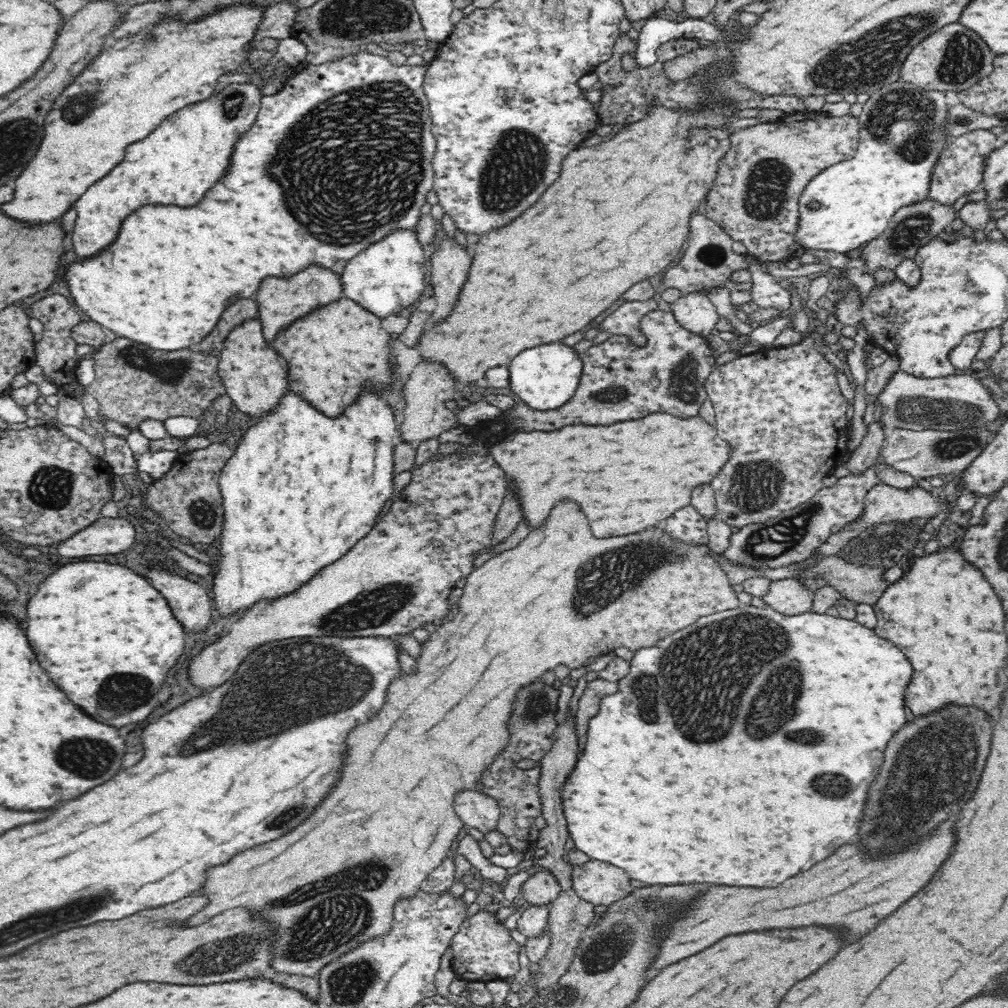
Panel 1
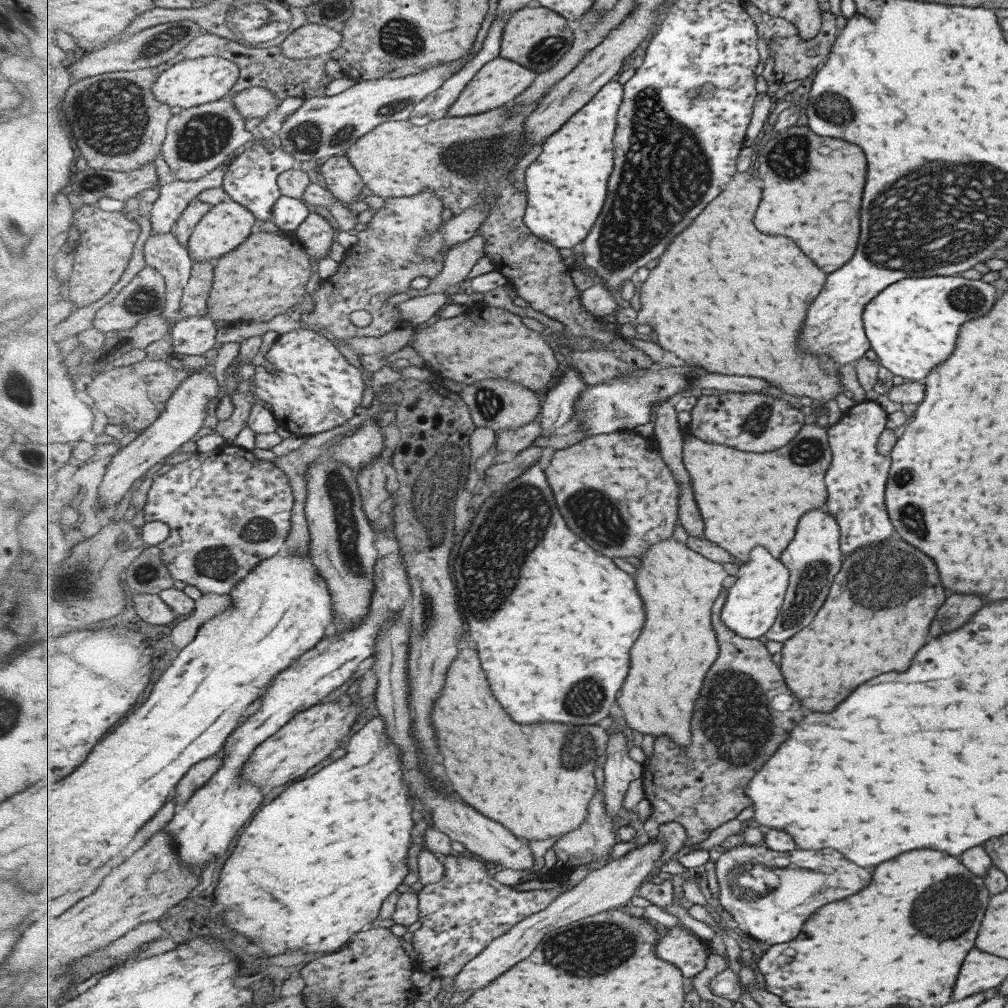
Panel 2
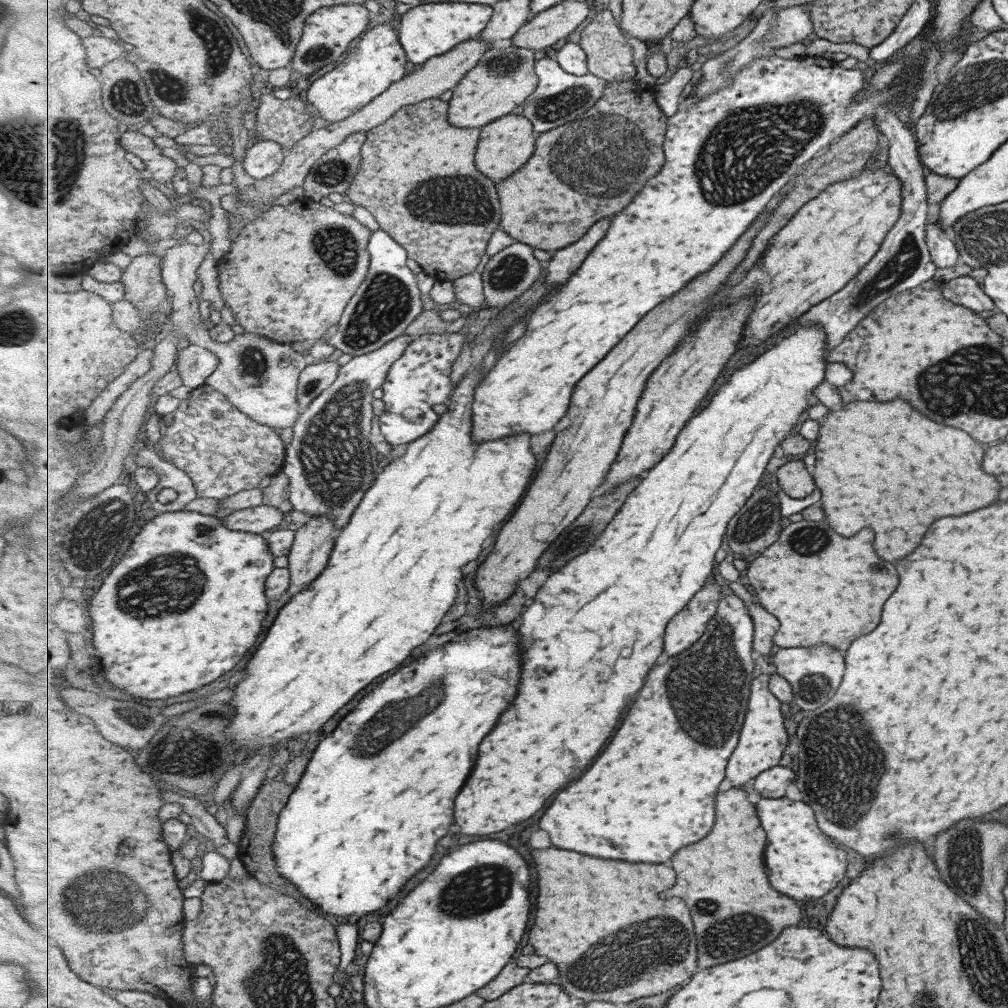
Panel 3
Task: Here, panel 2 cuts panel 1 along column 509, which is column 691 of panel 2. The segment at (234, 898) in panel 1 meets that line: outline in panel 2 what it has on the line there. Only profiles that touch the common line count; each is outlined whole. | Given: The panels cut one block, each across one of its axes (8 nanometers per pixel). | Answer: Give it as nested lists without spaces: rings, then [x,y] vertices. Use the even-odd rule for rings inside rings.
[[[675,538],[653,546],[649,554],[643,558],[643,564],[637,574],[637,584],[641,596],[647,604],[647,624],[633,646],[633,670],[629,674],[629,682],[625,682],[623,696],[619,698],[621,712],[627,726],[637,736],[650,734],[655,739],[669,736],[671,741],[681,749],[687,749],[693,743],[692,719],[696,713],[695,704],[701,696],[703,682],[720,656],[720,641],[713,630],[711,616],[715,601],[721,596],[721,591],[732,580],[732,571],[727,564],[707,560],[703,554],[687,548]]]

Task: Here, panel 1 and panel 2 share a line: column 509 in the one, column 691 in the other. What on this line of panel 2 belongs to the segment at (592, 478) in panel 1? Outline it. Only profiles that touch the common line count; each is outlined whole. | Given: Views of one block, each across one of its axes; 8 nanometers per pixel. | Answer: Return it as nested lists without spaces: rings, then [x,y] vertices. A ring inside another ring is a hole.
[[[816,423],[805,424],[785,448],[775,450],[773,454],[753,454],[729,446],[717,446],[693,435],[689,424],[680,424],[679,428],[683,434],[683,463],[693,476],[695,492],[699,492],[695,496],[705,518],[707,538],[725,546],[725,550],[743,560],[741,563],[749,562],[751,550],[757,546],[769,546],[780,559],[793,542],[799,520],[805,512],[817,510],[825,504],[827,492],[823,472],[828,470],[832,460],[828,428]],[[785,470],[799,470],[803,476],[785,476]]]

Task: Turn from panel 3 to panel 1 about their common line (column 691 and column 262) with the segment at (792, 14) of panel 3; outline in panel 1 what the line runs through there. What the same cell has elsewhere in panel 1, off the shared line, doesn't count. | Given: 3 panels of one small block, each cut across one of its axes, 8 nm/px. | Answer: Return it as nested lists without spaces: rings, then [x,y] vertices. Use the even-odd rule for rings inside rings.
[[[230,83],[218,94],[210,96],[195,105],[185,106],[178,113],[171,114],[162,121],[144,140],[127,146],[124,158],[104,178],[96,181],[86,194],[76,202],[76,226],[72,232],[74,252],[78,258],[92,258],[106,250],[118,238],[120,226],[128,214],[143,208],[144,205],[176,205],[176,208],[188,208],[202,200],[204,192],[210,192],[212,186],[218,185],[231,168],[235,146],[253,127],[261,107],[261,93],[254,83]]]

